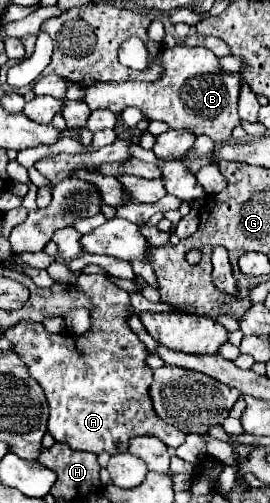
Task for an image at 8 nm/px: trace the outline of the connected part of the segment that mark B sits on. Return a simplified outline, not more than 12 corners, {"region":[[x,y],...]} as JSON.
{"region":[[203,46],[161,54],[159,82],[89,86],[91,110],[135,106],[217,146],[241,124],[241,76]]}

